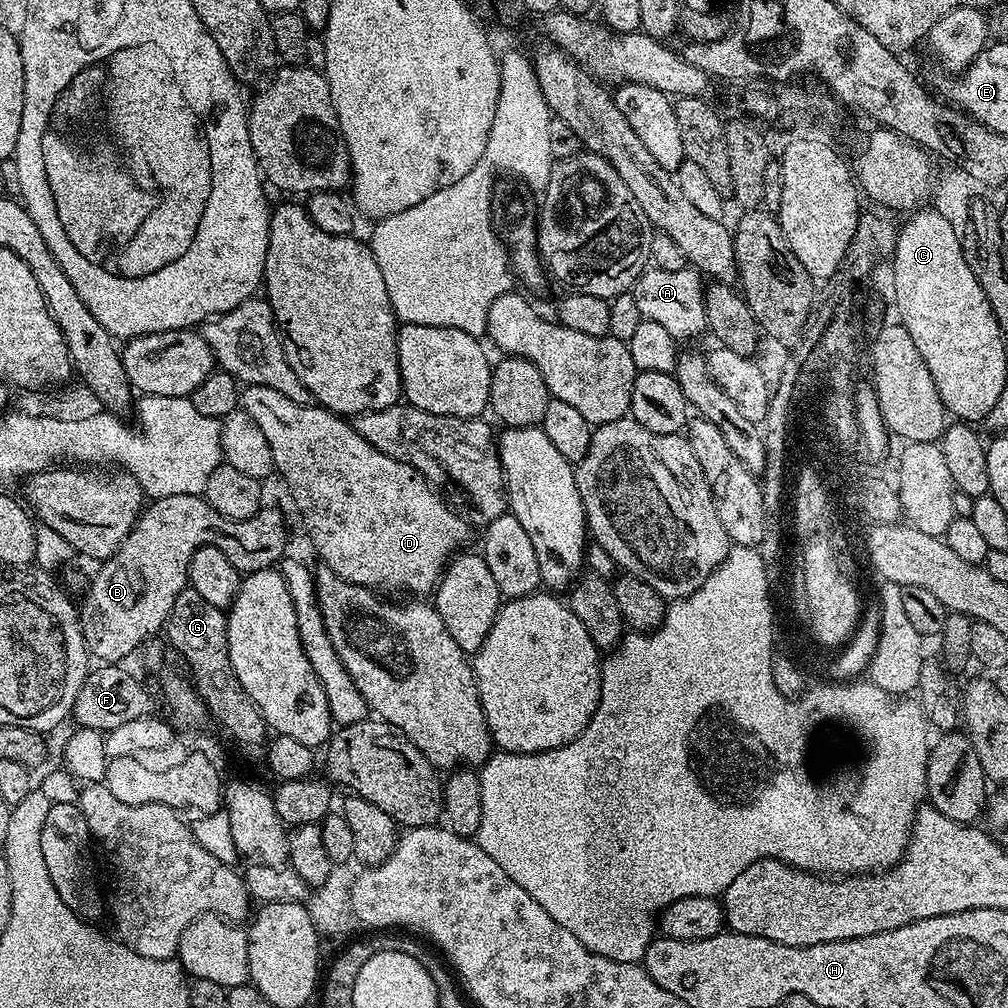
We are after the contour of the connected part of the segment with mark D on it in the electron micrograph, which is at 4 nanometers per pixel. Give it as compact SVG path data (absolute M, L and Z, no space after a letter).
M247 385L240 393L240 408L246 414L250 414L254 422L258 422L258 430L262 430L266 442L270 442L270 454L275 471L284 475L284 480L288 483L288 492L292 495L297 510L300 511L300 520L304 523L304 528L308 531L308 536L312 539L317 554L324 559L321 560L323 567L334 570L334 574L338 574L338 578L342 578L347 584L362 584L373 590L389 588L392 592L412 592L408 594L424 594L420 592L431 593L433 591L434 586L440 583L448 561L465 547L463 544L468 540L470 525L455 507L449 504L448 508L447 502L434 489L428 488L429 481L424 475L411 468L406 462L398 458L390 458L390 454L382 454L382 450L366 442L366 438L362 438L362 434L358 434L358 430L354 430L345 417L338 416L335 412L330 412L327 408L319 407L315 403L290 402L290 398L278 394L278 390L270 390L270 386Z

